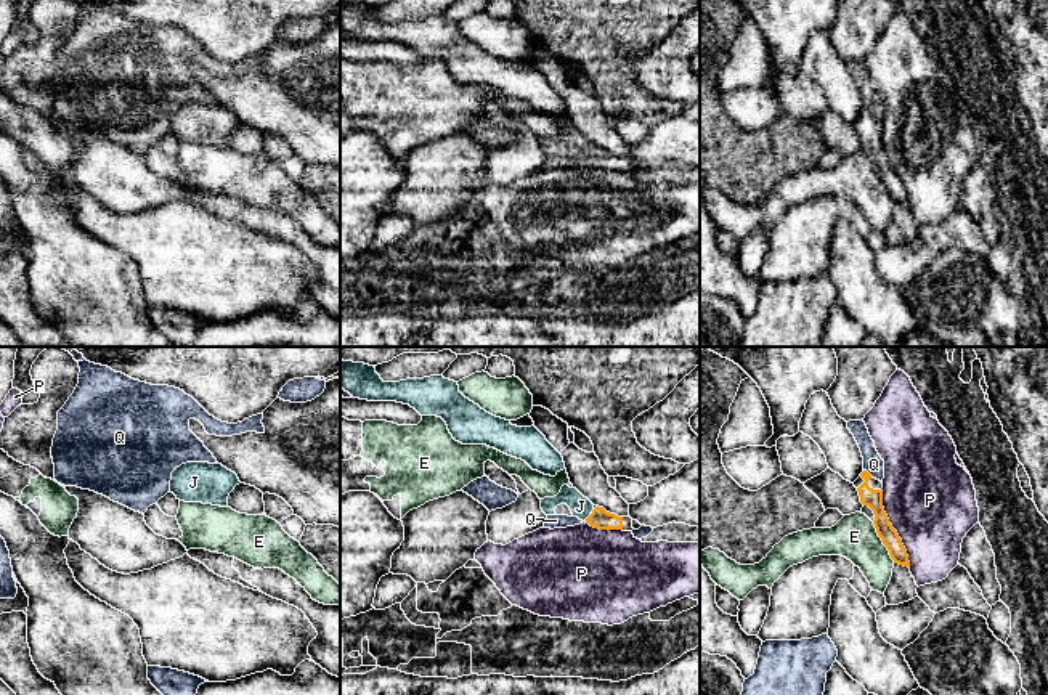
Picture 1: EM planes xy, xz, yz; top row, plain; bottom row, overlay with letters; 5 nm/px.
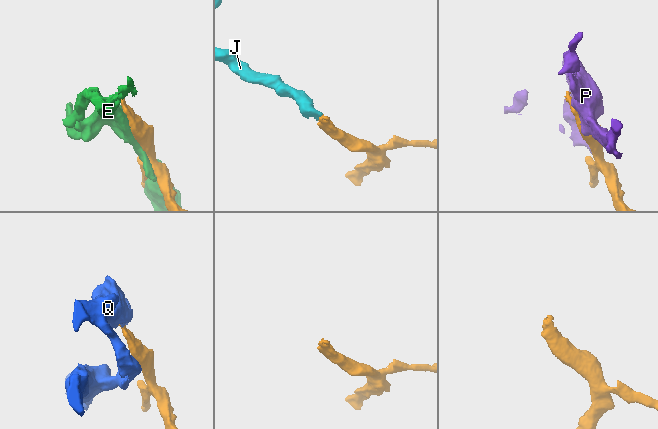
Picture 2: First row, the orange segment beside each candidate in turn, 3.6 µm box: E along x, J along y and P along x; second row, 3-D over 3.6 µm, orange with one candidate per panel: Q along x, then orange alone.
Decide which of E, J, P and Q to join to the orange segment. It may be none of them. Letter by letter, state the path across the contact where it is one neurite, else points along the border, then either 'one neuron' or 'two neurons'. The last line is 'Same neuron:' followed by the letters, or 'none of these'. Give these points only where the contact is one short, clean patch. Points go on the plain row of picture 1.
E: two neurons
J: across xz (601, 159), (588, 158), (580, 146) | one neuron
P: two neurons
Q: along yz (864, 109), (872, 116) | two neurons
Same neuron: J

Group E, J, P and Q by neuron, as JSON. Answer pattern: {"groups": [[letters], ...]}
{"groups": [["E"], ["J"], ["P"], ["Q"]]}

